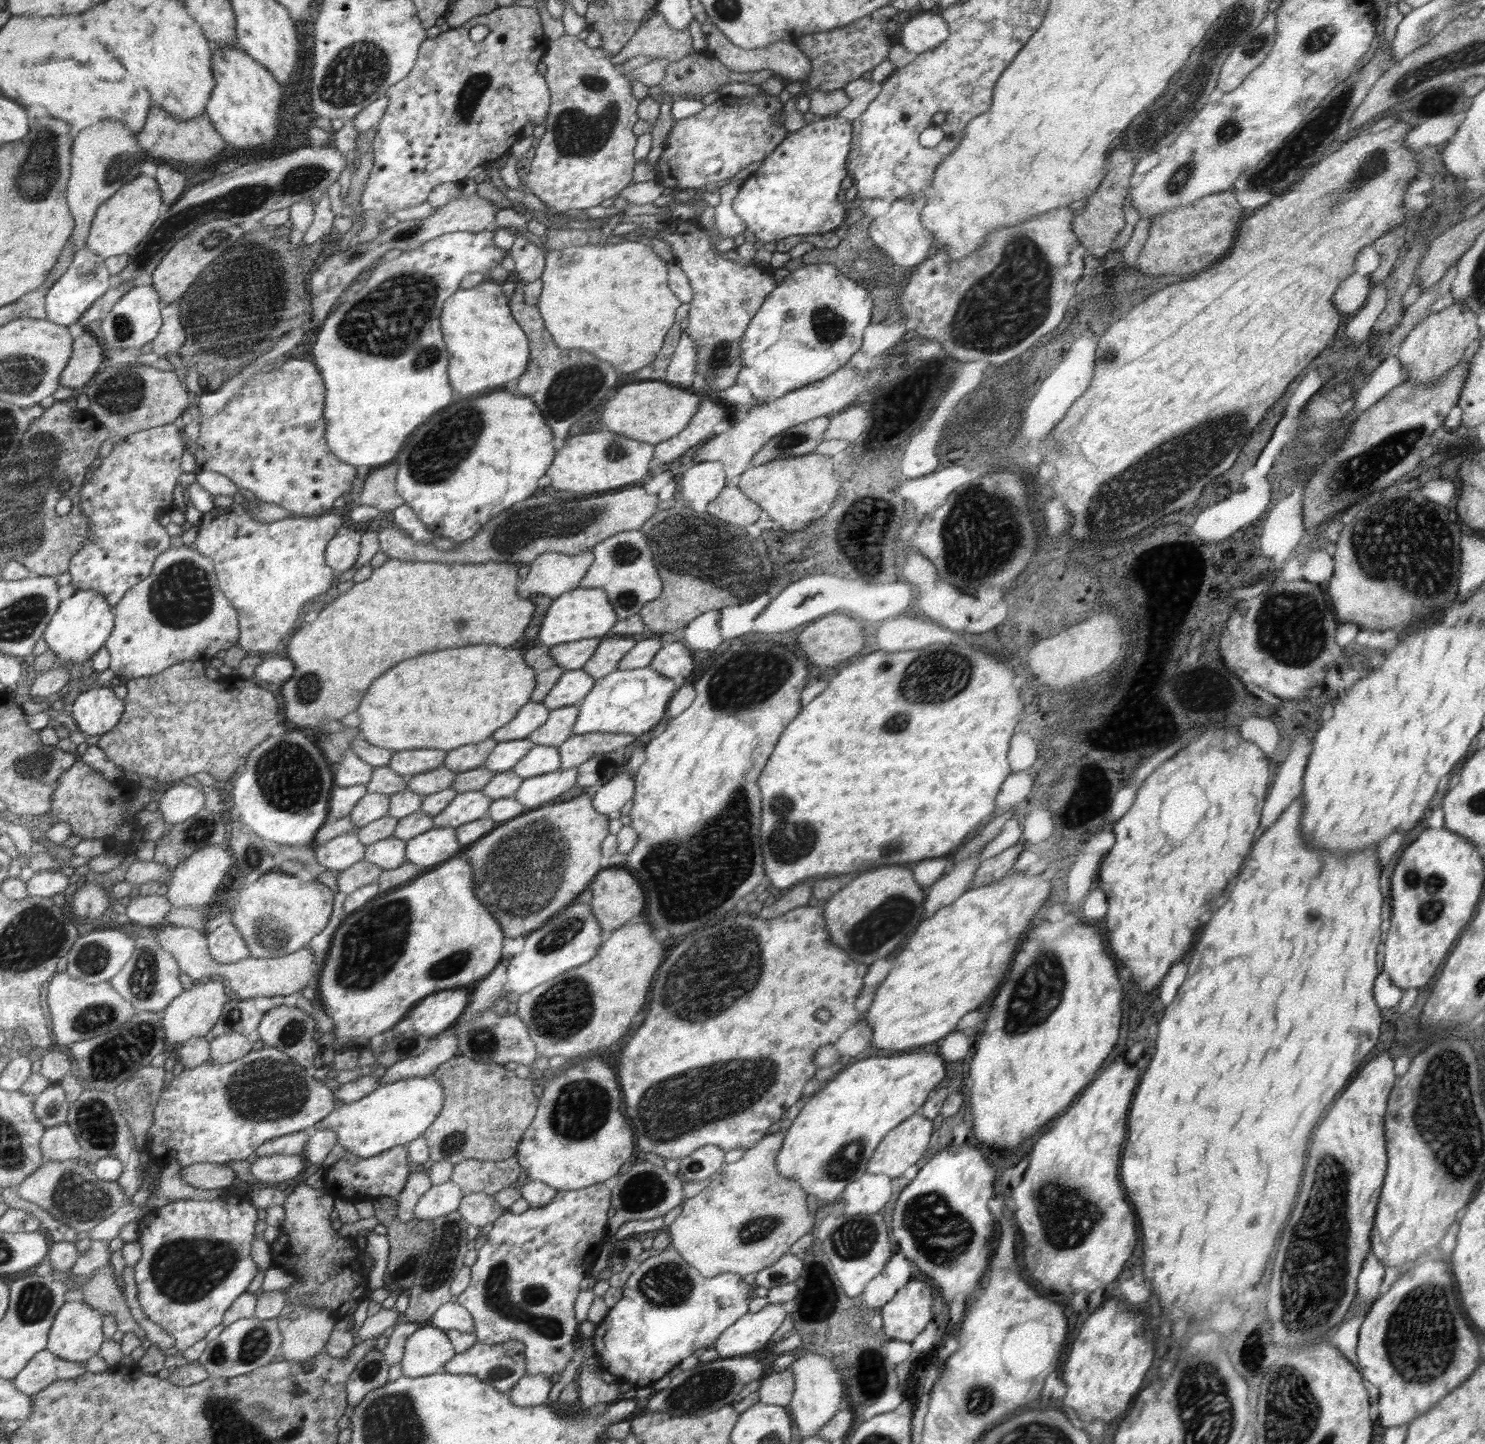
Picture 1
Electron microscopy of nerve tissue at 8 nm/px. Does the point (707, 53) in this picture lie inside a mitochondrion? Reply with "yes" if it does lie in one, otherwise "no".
no

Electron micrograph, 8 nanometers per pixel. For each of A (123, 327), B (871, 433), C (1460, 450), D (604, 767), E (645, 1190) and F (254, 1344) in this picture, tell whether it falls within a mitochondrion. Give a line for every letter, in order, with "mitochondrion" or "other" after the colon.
A: mitochondrion
B: other
C: other
D: mitochondrion
E: mitochondrion
F: mitochondrion

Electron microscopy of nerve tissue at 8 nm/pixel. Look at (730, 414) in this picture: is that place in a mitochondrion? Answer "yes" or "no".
no

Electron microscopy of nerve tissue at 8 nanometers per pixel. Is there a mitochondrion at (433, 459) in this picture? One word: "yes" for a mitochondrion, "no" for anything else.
yes

